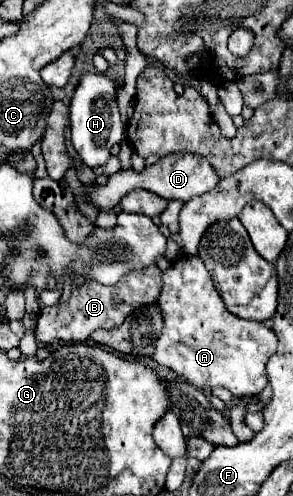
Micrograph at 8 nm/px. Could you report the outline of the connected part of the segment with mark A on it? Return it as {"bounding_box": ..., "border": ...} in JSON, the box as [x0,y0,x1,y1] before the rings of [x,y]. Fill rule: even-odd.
{"bounding_box":[153,254,277,398],"border":[[[183,254],[163,272],[163,292],[159,296],[159,308],[163,314],[163,328],[155,342],[153,352],[153,360],[159,366],[171,368],[185,380],[191,380],[191,384],[195,384],[199,390],[223,386],[231,390],[235,398],[263,392],[263,388],[267,386],[265,364],[269,356],[277,350],[277,336],[265,322],[241,320],[237,316],[231,316],[231,312],[227,312],[219,292],[215,290],[215,282],[211,280],[211,274],[207,272],[199,256]]]}

